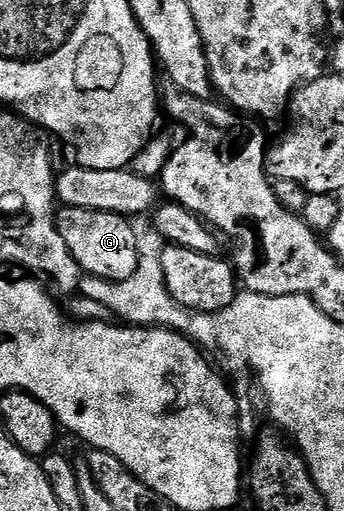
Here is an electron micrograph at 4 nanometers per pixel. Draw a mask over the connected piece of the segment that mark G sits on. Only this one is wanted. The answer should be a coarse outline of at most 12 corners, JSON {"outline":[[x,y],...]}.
{"outline":[[73,206],[58,232],[81,271],[121,282],[142,257],[123,214]]}

